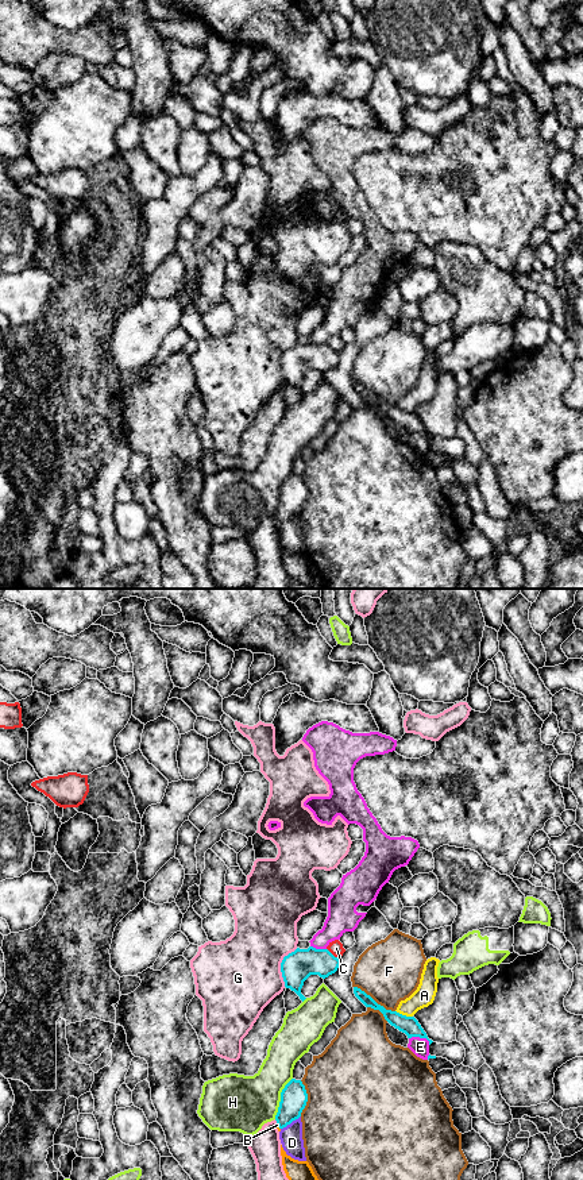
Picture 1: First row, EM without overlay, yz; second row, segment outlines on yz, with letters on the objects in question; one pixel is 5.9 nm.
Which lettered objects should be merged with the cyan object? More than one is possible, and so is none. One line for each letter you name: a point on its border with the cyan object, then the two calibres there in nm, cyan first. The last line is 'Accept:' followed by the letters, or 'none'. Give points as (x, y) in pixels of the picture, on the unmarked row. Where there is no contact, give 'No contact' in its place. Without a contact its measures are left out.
Accept: none

